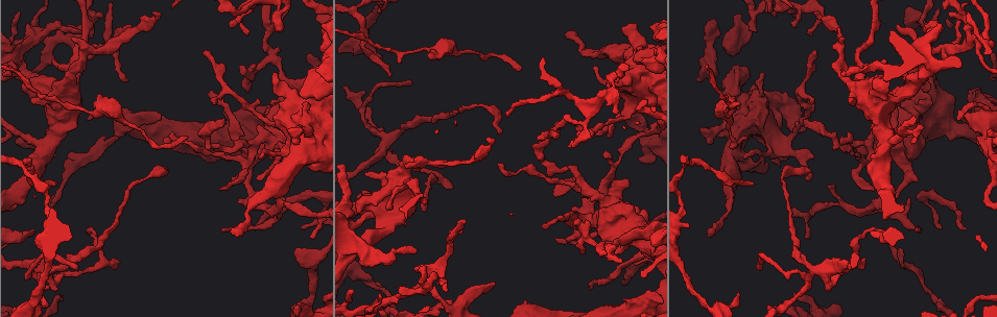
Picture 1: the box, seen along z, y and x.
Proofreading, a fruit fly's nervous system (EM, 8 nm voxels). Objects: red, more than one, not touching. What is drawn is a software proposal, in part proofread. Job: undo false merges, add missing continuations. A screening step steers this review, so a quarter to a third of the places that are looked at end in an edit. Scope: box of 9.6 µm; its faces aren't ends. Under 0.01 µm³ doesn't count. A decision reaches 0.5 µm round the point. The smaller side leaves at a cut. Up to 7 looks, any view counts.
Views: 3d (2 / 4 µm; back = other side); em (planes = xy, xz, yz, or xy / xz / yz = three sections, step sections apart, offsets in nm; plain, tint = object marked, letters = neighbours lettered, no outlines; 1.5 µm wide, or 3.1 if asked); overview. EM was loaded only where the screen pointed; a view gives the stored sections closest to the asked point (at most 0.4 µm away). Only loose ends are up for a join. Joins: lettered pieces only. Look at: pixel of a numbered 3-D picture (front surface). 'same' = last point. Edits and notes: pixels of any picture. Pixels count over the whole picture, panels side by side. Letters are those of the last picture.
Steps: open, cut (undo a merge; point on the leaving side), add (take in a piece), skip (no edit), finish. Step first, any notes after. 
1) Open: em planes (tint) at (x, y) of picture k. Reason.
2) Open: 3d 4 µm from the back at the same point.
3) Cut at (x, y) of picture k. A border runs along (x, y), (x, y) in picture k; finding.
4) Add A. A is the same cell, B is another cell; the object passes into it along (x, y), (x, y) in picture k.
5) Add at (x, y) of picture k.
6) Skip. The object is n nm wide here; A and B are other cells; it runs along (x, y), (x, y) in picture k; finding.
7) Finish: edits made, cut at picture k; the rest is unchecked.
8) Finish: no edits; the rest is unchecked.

Open: 3d 2 µm at (786, 160) of picture 1. Branch stops here.

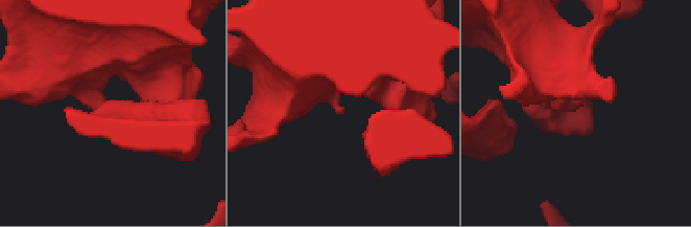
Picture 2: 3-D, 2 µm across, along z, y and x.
Open: em planes (letters) at (579, 106) of picture 2.

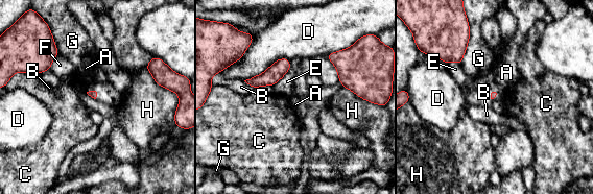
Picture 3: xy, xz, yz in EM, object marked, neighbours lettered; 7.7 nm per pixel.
Skip. A, B, C, D, E, F, G and H are other cells; it runs along (287, 63), (269, 77), (250, 81) in picture 3; none of them fits.

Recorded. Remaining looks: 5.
Open: 3d 4 µm at (805, 236) of picture 1. Thin end.

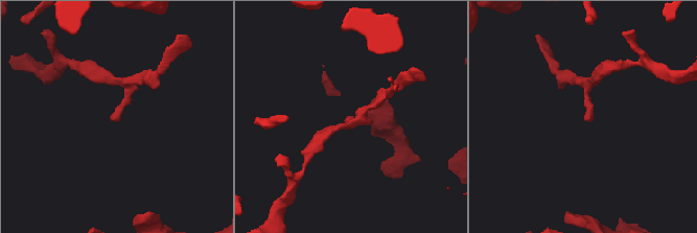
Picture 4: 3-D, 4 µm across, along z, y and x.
Open: em xy step 8 (letters) at (114, 121) of picture 4. Now the EM.

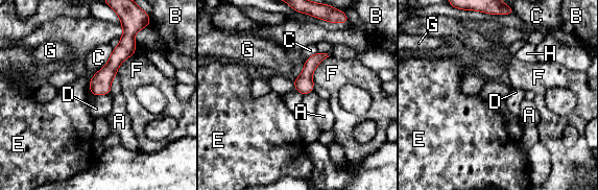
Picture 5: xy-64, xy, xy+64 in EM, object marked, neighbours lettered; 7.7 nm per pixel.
Open: em planes (letters) at the same point. Cut it another way.

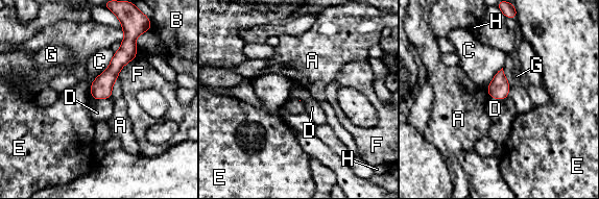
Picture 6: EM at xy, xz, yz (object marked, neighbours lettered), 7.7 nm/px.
Skip. A, B, C, D, E, F, G and H are other cells; it runs along (130, 46), (94, 95) in picture 6; none of them fits.

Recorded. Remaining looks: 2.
Open: 3d 4 µm from the back at (966, 228) of picture 1. Tapers out.

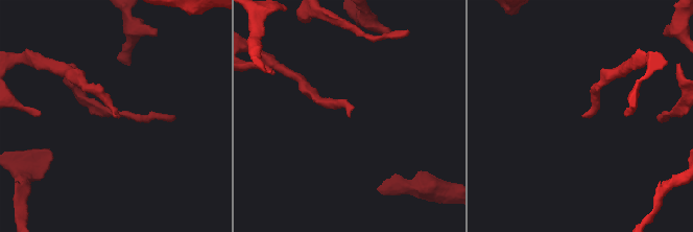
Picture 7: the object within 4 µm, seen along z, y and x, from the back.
Open: em planes (letters) at (350, 116) of picture 7. Now the EM.

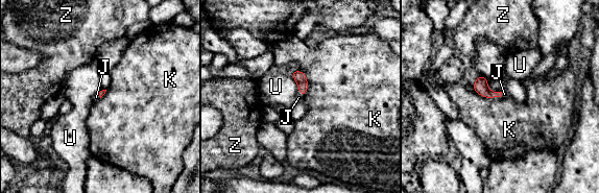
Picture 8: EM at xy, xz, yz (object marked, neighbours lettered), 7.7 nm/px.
Add at (504, 94) of picture 8. The longest contact is with K, 220 nm; J is the same cell, K, U and Z are other cells; the object passes into it along (480, 86), (497, 96), (504, 94) in picture 8; it goes on there.

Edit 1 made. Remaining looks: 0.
Finish: edits made, add at picture 8; the rest is unchecked.

